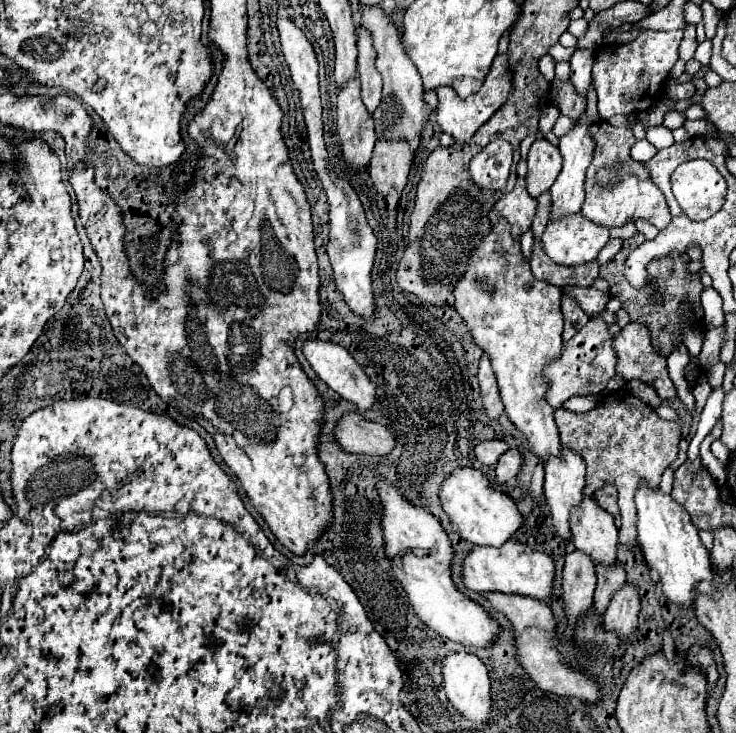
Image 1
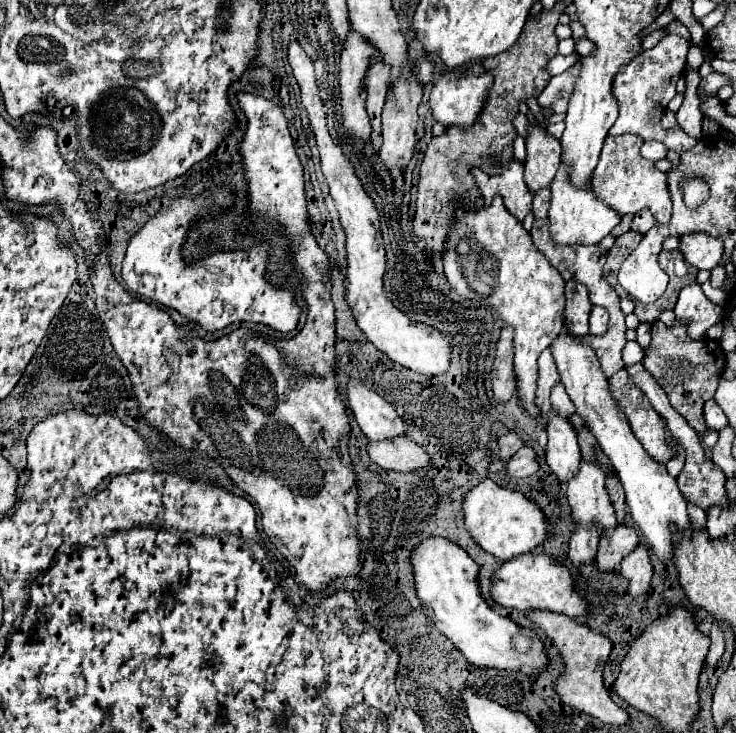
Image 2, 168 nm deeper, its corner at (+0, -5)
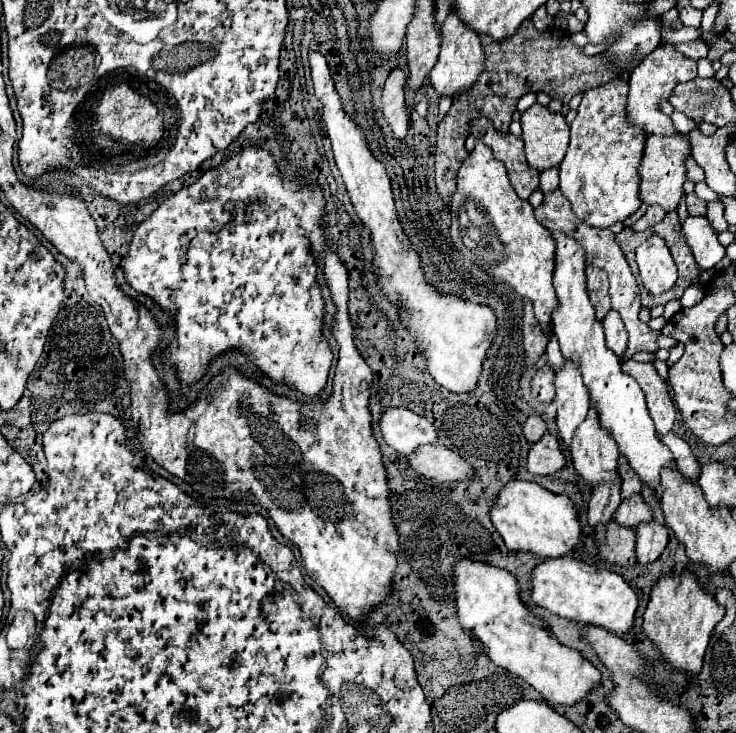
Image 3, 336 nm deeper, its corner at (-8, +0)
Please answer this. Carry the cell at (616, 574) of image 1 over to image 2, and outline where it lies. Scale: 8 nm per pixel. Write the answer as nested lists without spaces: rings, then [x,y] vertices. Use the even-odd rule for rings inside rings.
[[[616,524],[614,530],[606,530],[600,538],[596,564],[600,570],[618,570],[622,558],[630,554],[638,544],[638,534],[634,528],[622,524]]]

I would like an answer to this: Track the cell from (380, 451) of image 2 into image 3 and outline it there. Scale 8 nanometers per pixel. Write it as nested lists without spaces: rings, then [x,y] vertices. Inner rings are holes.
[[[420,445],[408,455],[408,465],[416,473],[438,481],[462,481],[462,477],[472,475],[472,467],[444,445]]]

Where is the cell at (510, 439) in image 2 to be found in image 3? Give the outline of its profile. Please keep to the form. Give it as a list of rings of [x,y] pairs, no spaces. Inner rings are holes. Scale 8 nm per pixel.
[[[532,415],[532,417],[526,419],[526,423],[522,427],[522,433],[524,433],[528,443],[536,443],[546,433],[546,425],[538,415]]]

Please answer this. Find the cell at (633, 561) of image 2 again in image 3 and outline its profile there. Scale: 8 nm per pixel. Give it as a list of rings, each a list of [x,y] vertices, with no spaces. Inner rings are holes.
[[[650,521],[648,525],[636,527],[636,559],[640,565],[654,563],[668,543],[668,529],[658,523]]]

